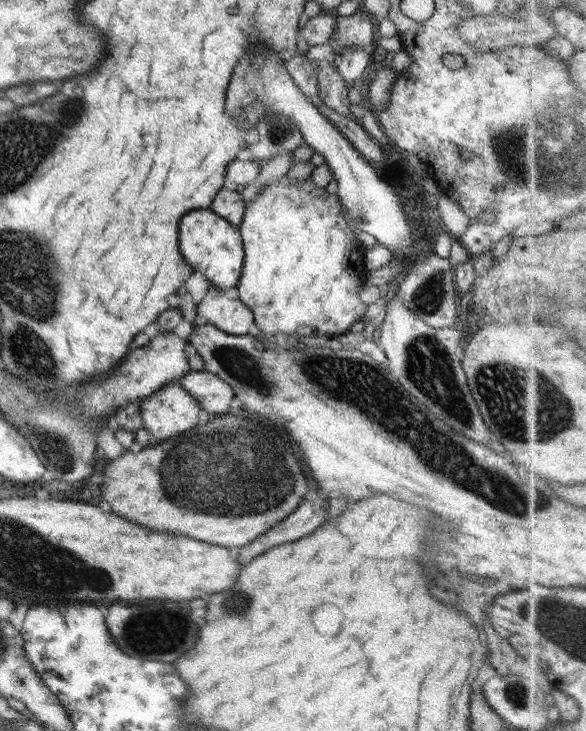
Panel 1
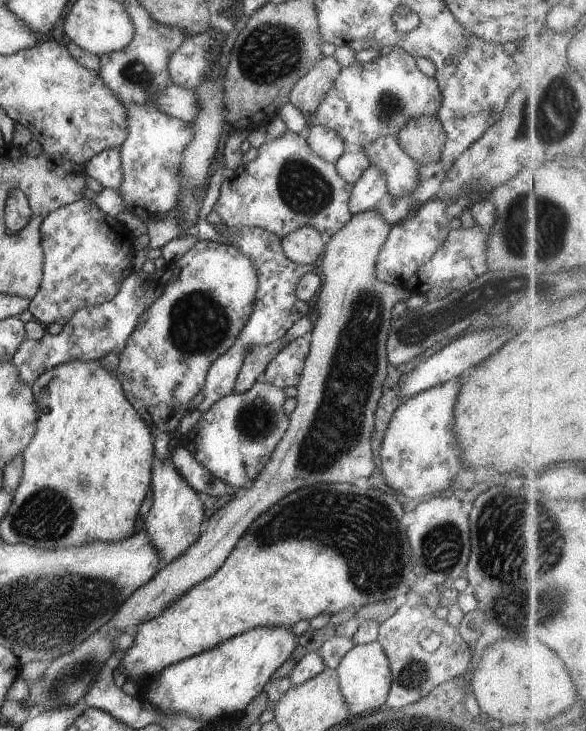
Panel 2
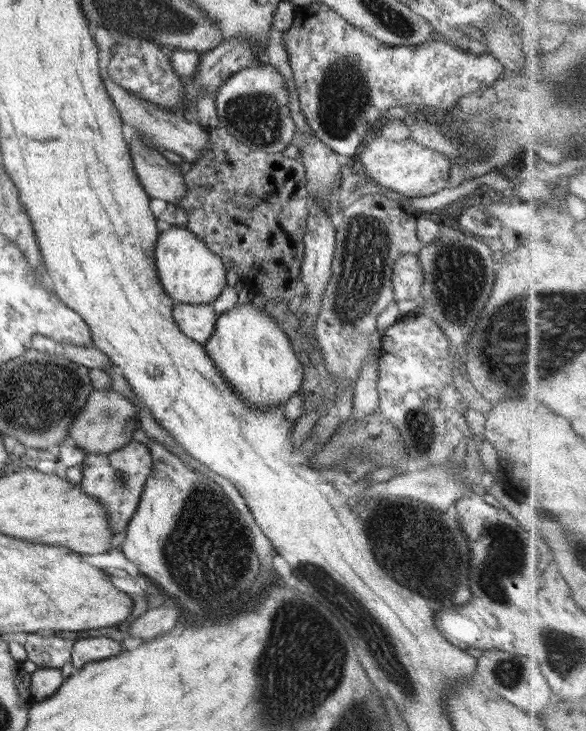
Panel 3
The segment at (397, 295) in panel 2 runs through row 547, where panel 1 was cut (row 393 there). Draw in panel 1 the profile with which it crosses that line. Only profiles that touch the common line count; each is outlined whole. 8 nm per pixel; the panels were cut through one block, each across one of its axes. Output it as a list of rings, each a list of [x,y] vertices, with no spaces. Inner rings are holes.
[[[191,370],[180,378],[179,383],[211,416],[220,416],[235,409],[234,389],[218,375],[206,370]]]

